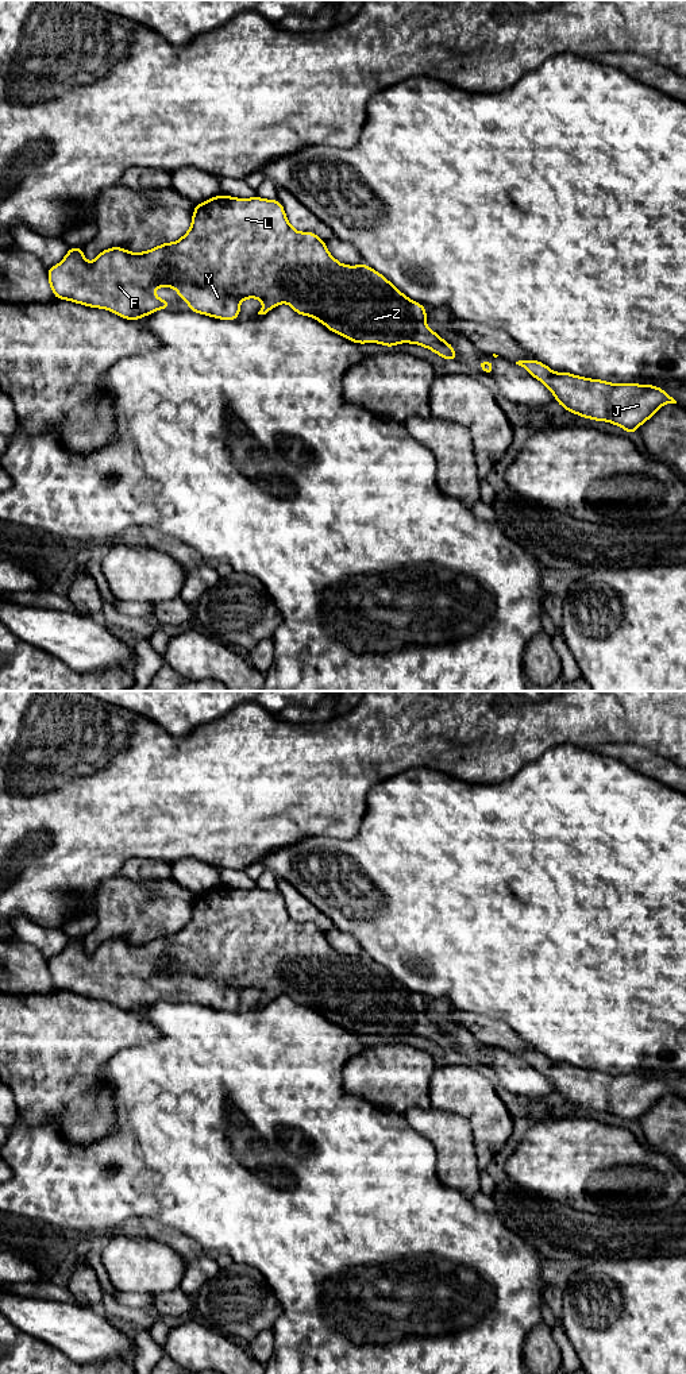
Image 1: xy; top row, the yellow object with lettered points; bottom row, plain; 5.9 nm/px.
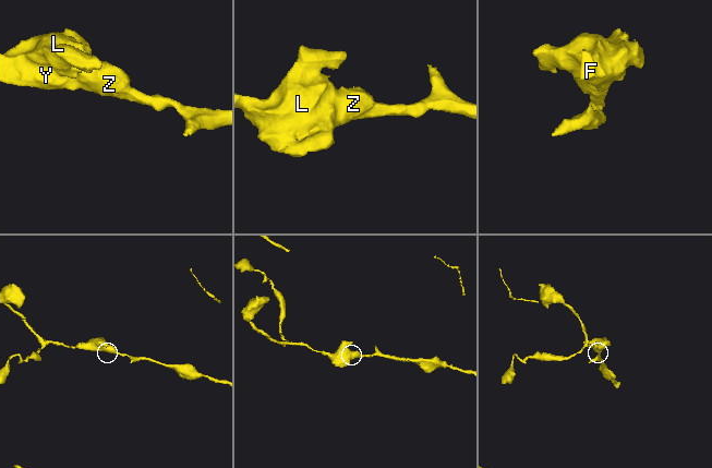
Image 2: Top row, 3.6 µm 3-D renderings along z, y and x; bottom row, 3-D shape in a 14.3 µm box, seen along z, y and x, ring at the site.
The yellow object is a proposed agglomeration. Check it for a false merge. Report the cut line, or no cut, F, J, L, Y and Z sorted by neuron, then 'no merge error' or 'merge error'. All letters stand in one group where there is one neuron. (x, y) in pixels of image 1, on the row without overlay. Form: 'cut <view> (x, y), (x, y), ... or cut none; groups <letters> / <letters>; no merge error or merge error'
cut none; groups F J L Y Z; no merge error

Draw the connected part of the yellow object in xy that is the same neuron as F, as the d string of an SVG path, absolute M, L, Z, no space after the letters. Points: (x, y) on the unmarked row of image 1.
M217 885L205 894L199 894L193 902L189 922L177 933L139 945L122 938L107 939L88 954L82 939L70 938L63 952L47 960L53 985L58 991L73 992L85 997L107 1000L126 1011L138 1011L147 1006L169 1000L169 991L159 991L151 979L169 977L178 981L178 989L186 991L193 1004L220 1011L238 1011L240 992L261 989L263 997L258 1006L266 1006L278 995L286 993L301 1007L311 1007L323 1014L329 1022L350 1033L379 1034L392 1039L398 1034L412 1034L432 1041L447 1051L458 1051L452 1037L427 1018L427 1000L404 987L382 965L362 954L347 957L339 954L327 941L325 933L313 923L297 923L288 912L285 900L278 891L235 889Z

